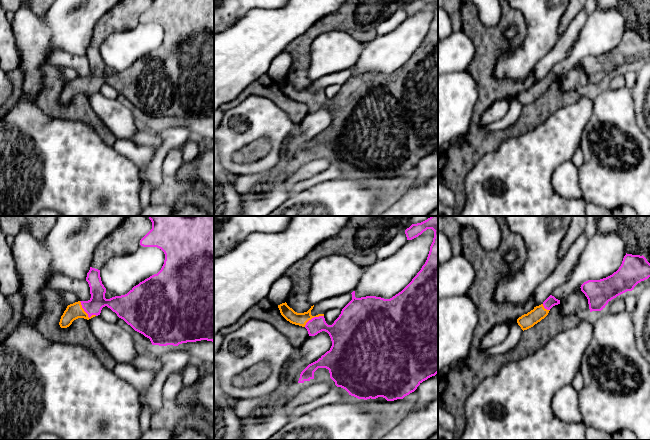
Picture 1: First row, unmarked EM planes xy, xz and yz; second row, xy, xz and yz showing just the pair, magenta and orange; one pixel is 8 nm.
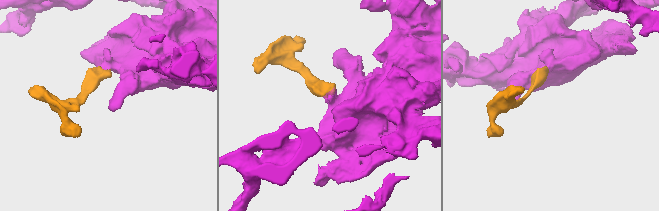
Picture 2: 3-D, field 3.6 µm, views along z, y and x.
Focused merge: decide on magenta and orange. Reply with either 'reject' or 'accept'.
accept

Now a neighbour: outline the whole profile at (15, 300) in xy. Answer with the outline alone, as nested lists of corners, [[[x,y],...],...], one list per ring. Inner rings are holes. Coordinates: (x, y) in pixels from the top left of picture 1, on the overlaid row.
[[[17,292],[7,296],[7,298],[13,314],[6,327],[0,332],[0,342],[2,342],[10,333],[13,332],[23,318],[23,296]]]

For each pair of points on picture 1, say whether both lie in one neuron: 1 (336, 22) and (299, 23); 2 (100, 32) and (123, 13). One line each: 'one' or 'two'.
1: two
2: one

